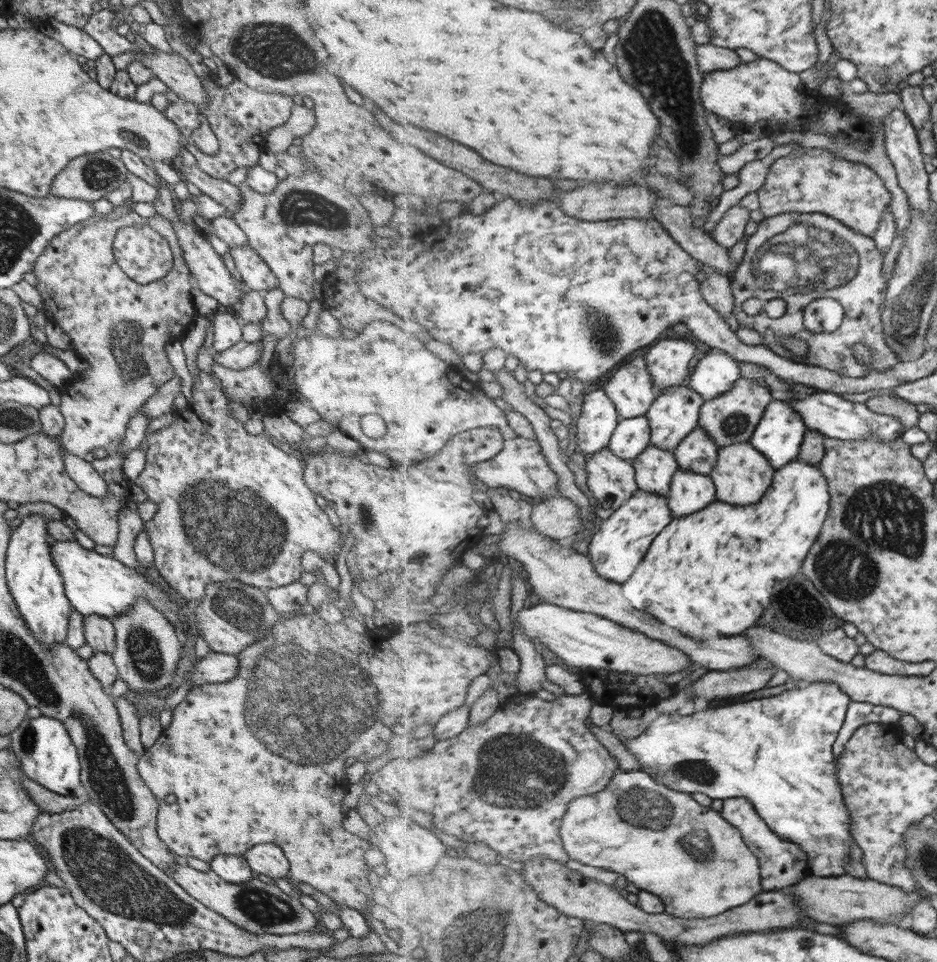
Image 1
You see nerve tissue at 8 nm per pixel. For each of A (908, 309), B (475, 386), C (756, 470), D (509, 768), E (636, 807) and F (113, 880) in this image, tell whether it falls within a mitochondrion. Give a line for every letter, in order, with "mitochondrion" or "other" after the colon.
A: mitochondrion
B: other
C: other
D: mitochondrion
E: mitochondrion
F: mitochondrion

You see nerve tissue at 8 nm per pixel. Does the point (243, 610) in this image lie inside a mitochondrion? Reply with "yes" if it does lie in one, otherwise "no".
yes

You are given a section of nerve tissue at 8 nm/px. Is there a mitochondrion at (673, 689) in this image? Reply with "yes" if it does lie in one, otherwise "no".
no

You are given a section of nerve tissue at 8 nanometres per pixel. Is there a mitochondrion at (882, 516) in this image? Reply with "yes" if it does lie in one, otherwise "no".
yes

